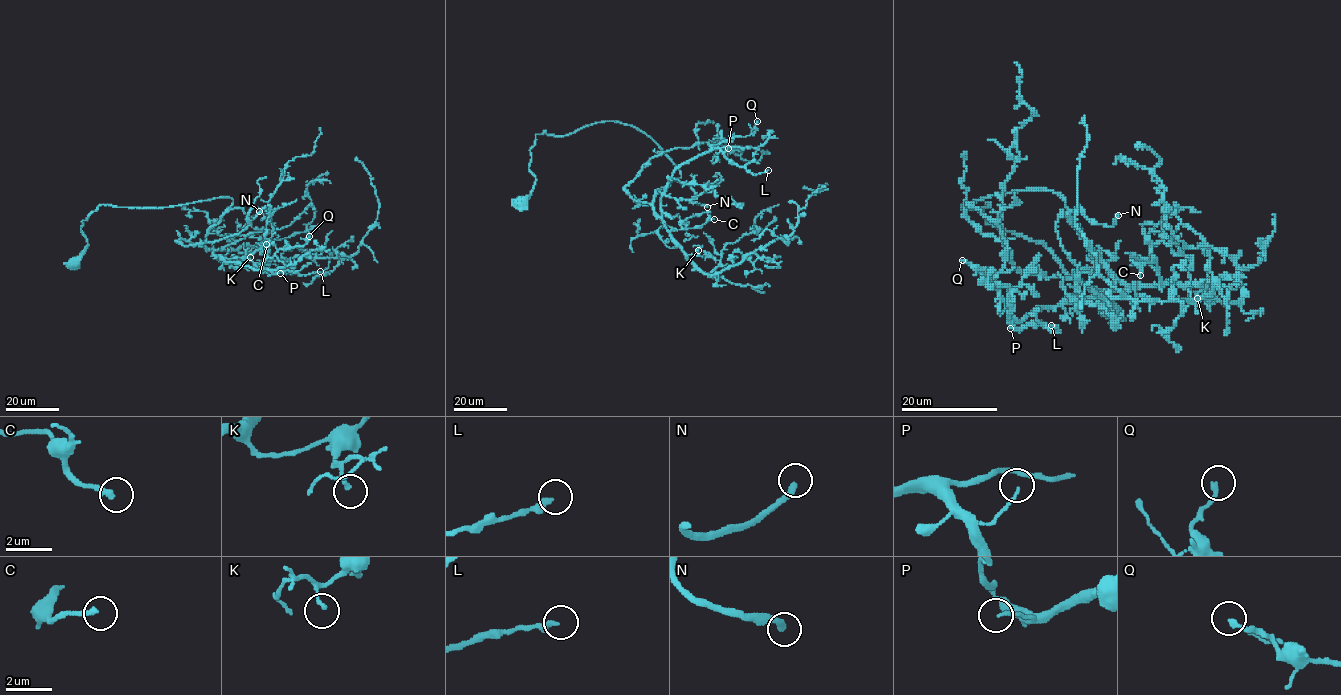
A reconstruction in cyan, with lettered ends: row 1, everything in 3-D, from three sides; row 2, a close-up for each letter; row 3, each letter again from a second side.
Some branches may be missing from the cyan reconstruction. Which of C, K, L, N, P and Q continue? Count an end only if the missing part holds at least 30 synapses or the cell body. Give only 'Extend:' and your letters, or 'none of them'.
Extend: L, N

